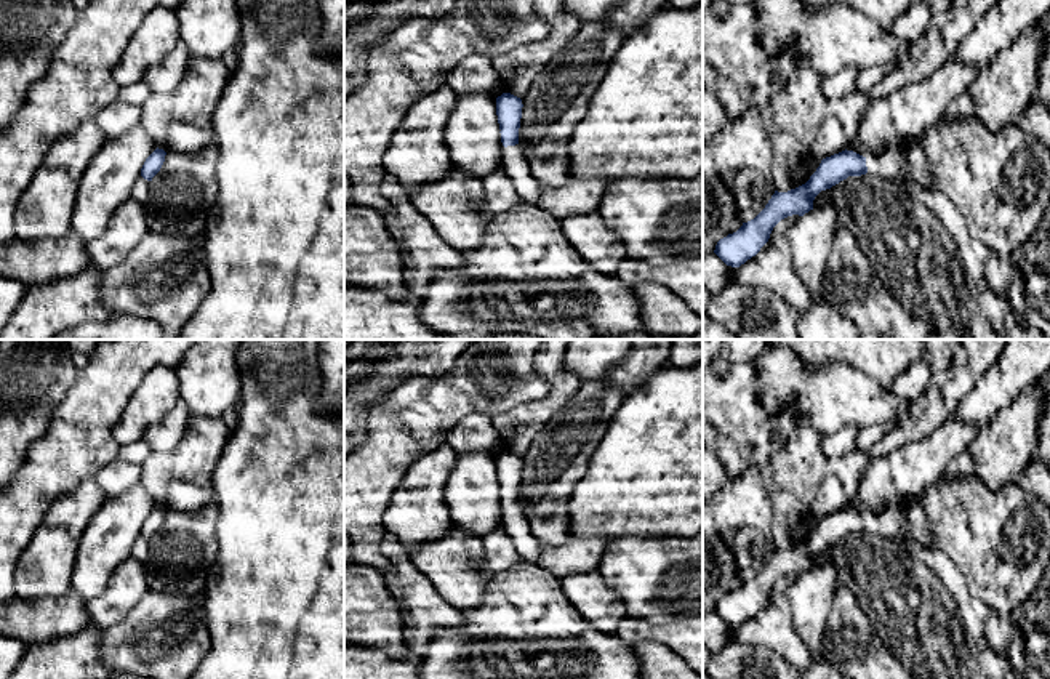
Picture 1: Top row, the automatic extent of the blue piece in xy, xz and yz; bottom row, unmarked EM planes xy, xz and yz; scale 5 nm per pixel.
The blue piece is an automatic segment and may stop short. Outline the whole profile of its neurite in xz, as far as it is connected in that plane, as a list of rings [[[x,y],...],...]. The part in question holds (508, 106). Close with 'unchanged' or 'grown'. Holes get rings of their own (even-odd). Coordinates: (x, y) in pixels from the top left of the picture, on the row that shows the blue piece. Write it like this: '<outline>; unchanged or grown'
[[[503,93],[496,98],[496,115],[501,130],[501,143],[504,146],[503,165],[520,202],[536,203],[541,184],[533,176],[530,157],[517,146],[522,107],[522,99],[511,93]]]; grown

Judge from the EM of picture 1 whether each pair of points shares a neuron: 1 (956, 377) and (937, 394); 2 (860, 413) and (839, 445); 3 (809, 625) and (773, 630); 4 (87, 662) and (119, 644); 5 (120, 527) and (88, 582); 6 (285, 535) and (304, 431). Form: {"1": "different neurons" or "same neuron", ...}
{"1": "same neuron", "2": "different neurons", "3": "different neurons", "4": "different neurons", "5": "same neuron", "6": "same neuron"}

